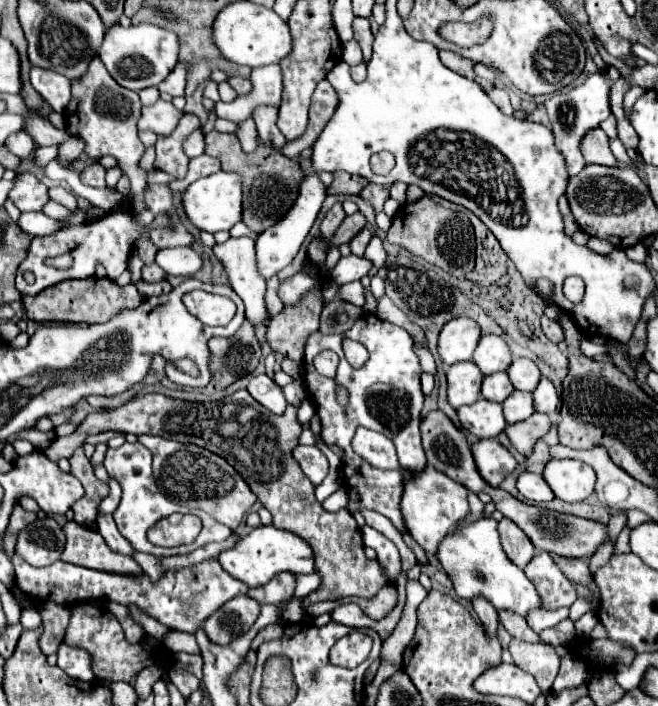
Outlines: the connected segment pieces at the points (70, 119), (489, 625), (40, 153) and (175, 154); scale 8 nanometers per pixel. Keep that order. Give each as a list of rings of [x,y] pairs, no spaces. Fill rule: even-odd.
[[[98,57],[92,59],[88,73],[78,83],[72,83],[72,101],[64,111],[66,129],[72,135],[82,137],[86,141],[86,149],[84,149],[86,155],[96,159],[104,155],[112,155],[118,159],[120,169],[128,175],[132,183],[128,199],[134,209],[142,207],[142,191],[146,189],[146,171],[140,167],[140,157],[146,147],[138,139],[138,129],[136,129],[140,111],[142,111],[142,103],[138,93],[118,85],[110,77],[106,67],[102,67],[102,61]]]
[[[476,595],[474,599],[470,599],[470,603],[472,603],[478,619],[486,627],[486,631],[490,631],[490,635],[494,635],[496,627],[498,627],[498,611],[496,611],[496,607],[488,599],[484,599],[482,595]]]
[[[40,147],[36,151],[36,164],[39,166],[46,166],[58,153],[58,147]]]
[[[184,113],[176,129],[168,137],[158,137],[156,141],[156,169],[166,171],[178,179],[184,179],[188,171],[188,157],[182,151],[184,139],[200,127],[200,121],[192,113]]]

